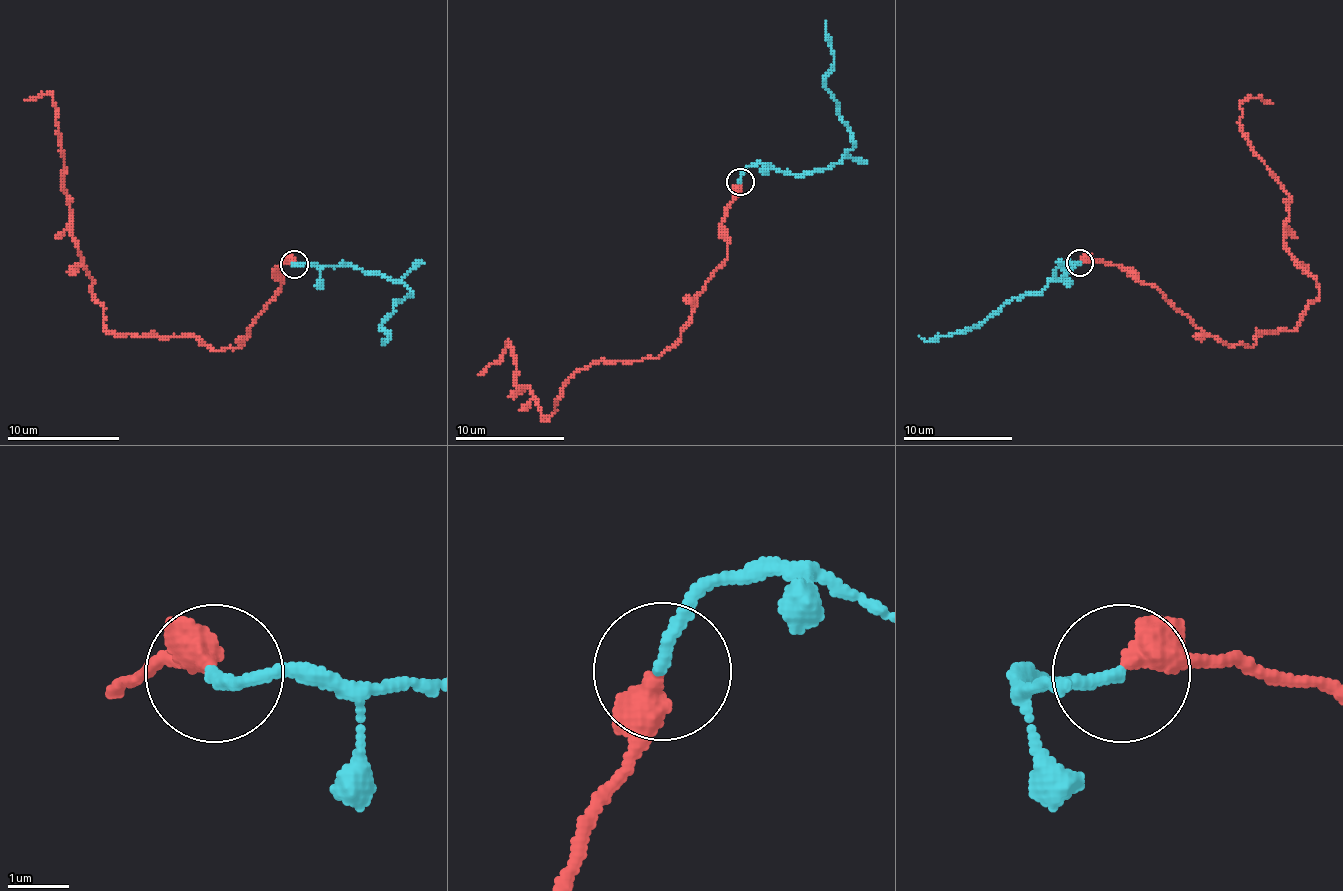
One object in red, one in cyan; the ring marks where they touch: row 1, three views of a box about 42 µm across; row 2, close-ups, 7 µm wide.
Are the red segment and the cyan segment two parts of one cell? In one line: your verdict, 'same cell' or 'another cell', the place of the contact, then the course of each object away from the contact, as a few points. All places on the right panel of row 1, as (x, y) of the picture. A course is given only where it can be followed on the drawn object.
same cell; place (1080, 263); course red (1080, 262), (1127, 267), (1234, 344), (1291, 330), (1319, 284), (1283, 240), (1289, 196), (1239, 106), (1272, 103); course cyan (1080, 262), (1061, 265), (1072, 265), (1045, 287), (1006, 300), (979, 325), (930, 341), (919, 336)

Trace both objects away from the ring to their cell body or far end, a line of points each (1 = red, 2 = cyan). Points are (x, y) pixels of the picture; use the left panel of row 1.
1: (295, 263), (275, 269), (281, 291), (233, 348), (112, 333), (75, 241), (55, 102), (50, 94), (24, 100)
2: (295, 263), (376, 272), (410, 288), (410, 294), (396, 302), (382, 328), (390, 336), (382, 345), (382, 339)

